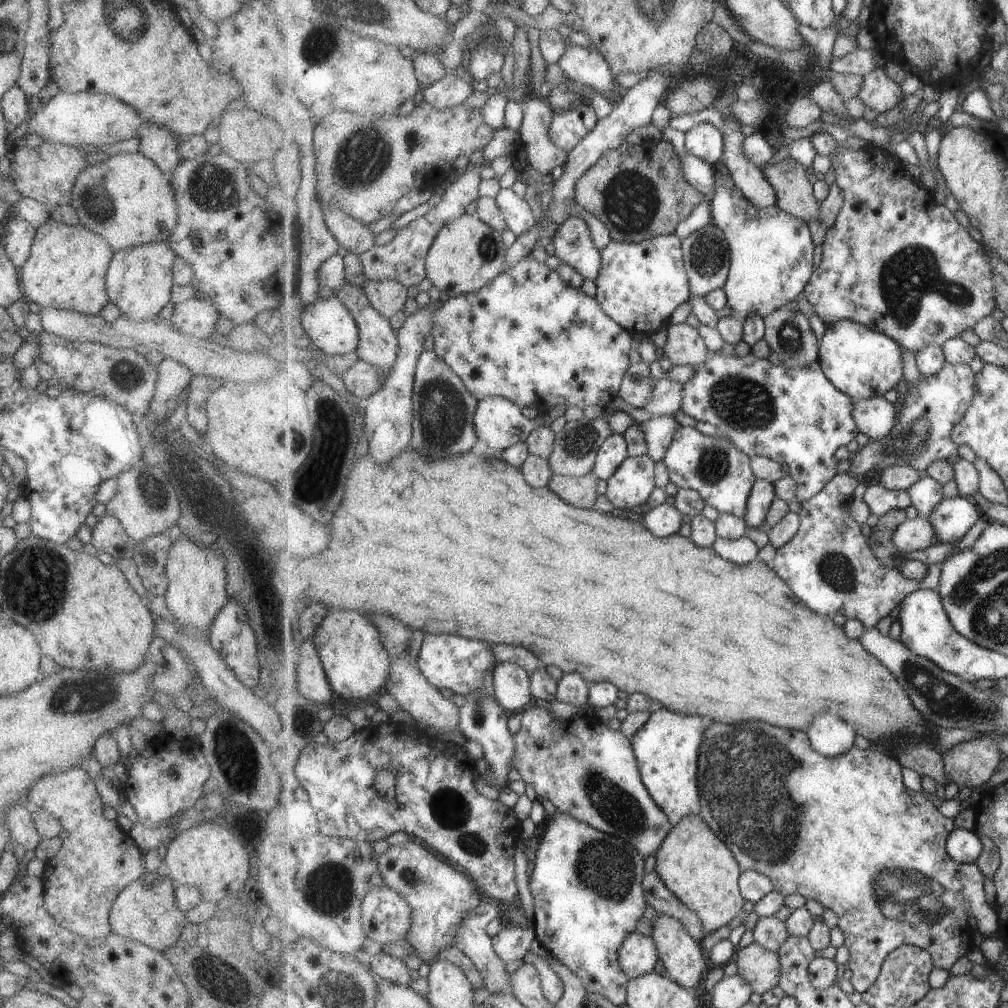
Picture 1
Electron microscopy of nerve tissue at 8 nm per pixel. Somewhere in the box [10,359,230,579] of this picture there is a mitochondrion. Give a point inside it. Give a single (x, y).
(149, 490)

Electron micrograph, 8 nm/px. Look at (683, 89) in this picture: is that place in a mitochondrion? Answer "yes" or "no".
no

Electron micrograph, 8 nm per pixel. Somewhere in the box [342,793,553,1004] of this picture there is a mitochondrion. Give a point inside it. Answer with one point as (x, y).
(408, 876)

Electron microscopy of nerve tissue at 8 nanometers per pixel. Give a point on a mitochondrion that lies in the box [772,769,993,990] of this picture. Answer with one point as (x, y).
(906, 895)

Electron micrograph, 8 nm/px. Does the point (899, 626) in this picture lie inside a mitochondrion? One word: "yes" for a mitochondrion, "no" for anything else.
no

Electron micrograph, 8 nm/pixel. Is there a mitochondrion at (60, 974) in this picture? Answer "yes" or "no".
no

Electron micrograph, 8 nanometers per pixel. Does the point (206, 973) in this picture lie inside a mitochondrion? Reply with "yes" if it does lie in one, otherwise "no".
yes

